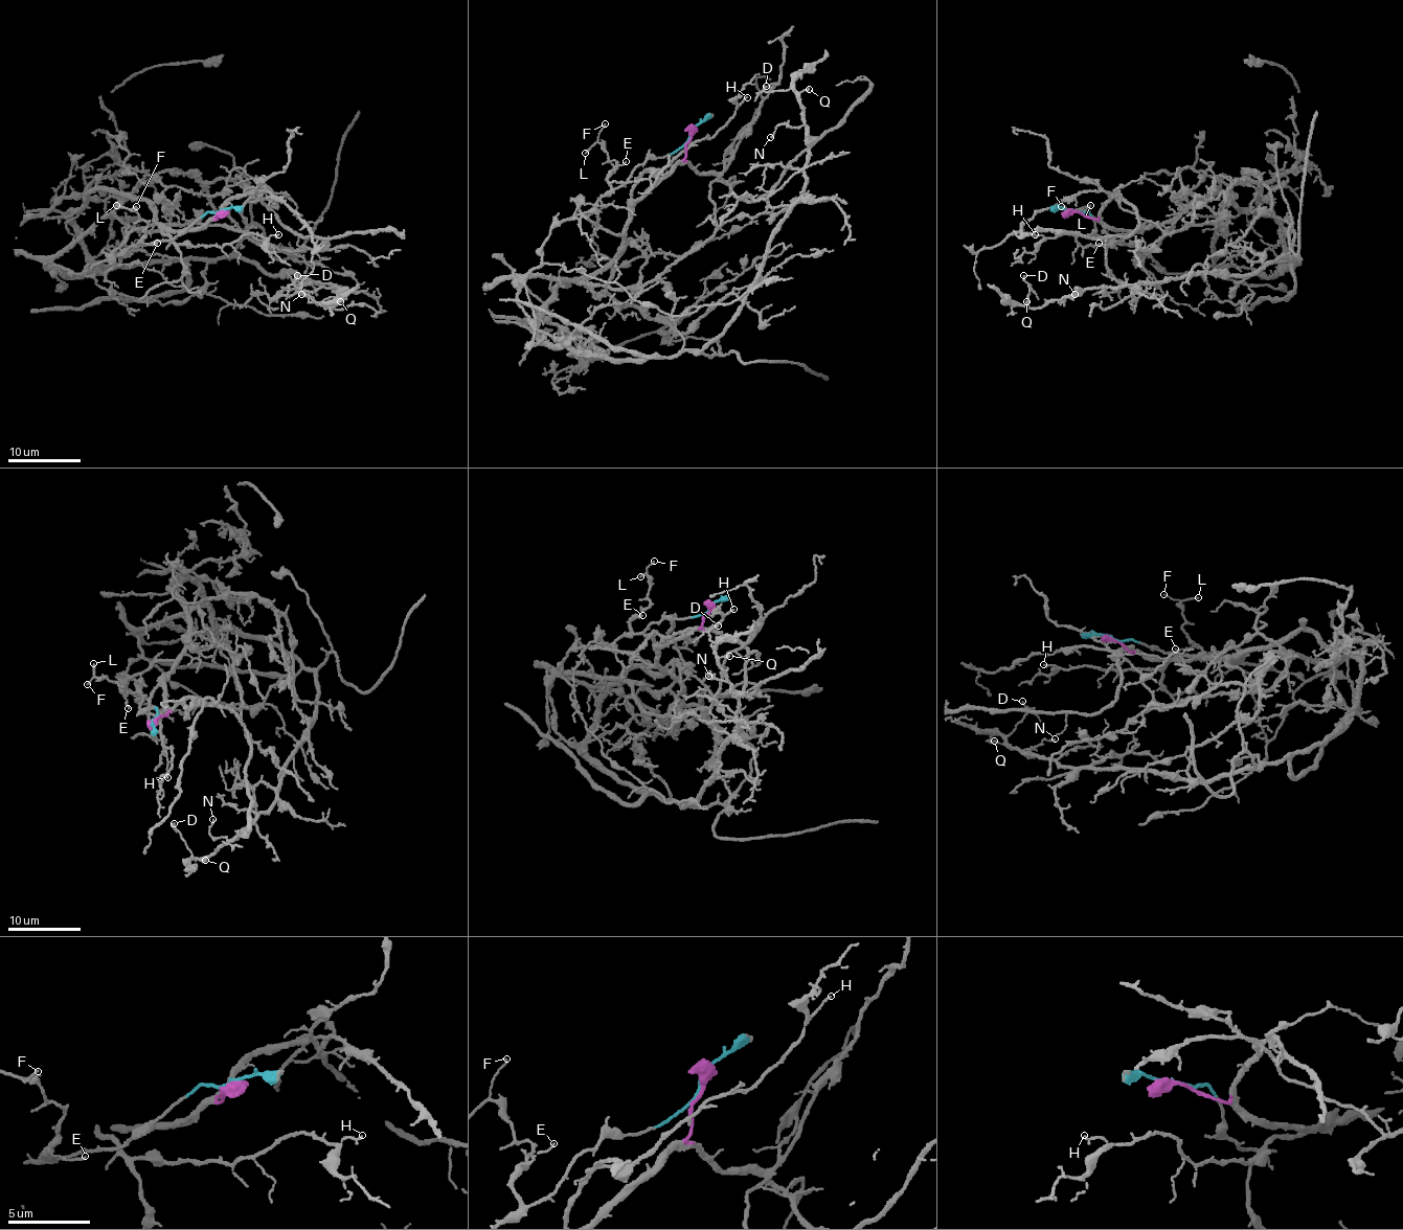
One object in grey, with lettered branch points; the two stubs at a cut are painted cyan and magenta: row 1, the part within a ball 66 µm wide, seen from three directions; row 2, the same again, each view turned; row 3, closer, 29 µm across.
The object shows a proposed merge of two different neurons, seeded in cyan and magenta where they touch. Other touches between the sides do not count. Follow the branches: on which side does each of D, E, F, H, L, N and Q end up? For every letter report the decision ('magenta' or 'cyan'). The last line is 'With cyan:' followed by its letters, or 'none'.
D: magenta
E: cyan
F: cyan
H: magenta
L: cyan
N: magenta
Q: magenta
With cyan: E, F, L

